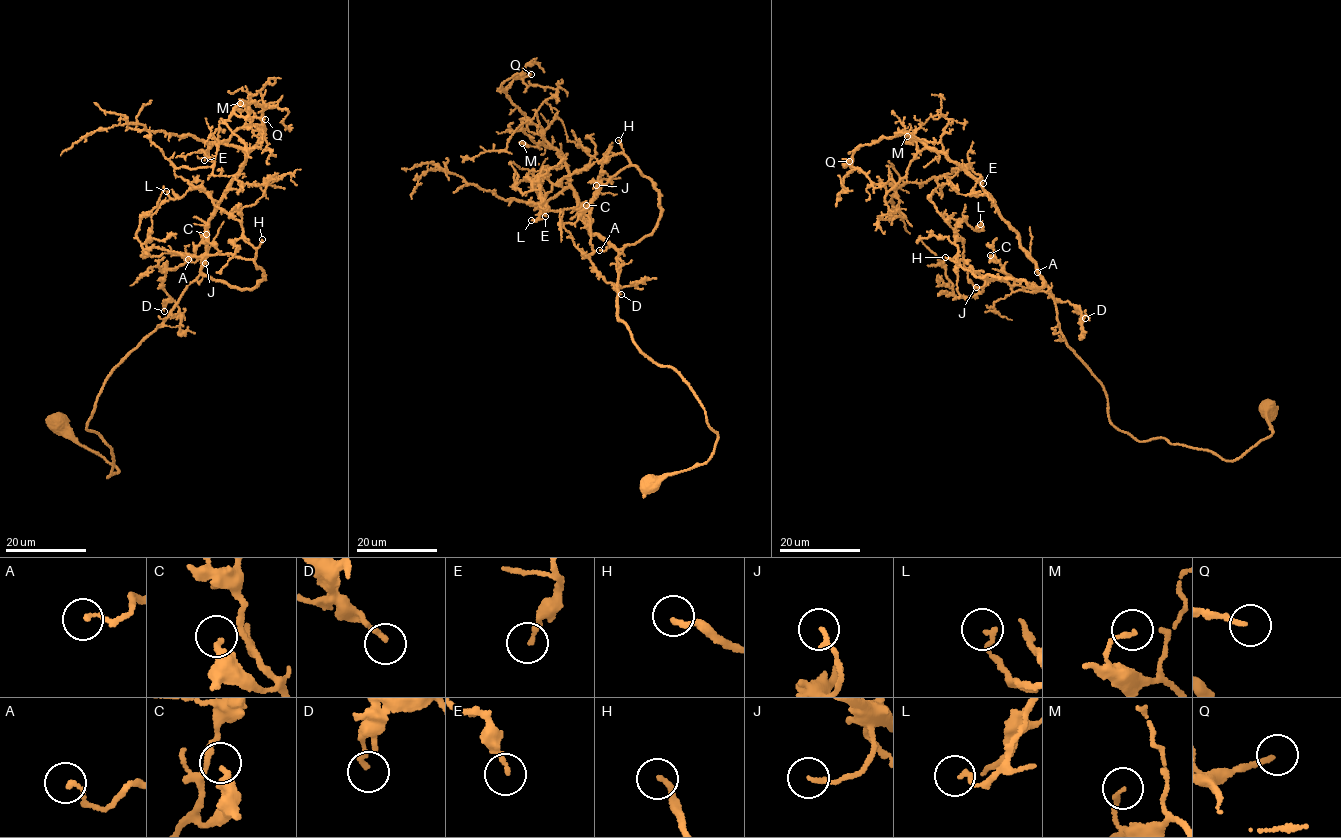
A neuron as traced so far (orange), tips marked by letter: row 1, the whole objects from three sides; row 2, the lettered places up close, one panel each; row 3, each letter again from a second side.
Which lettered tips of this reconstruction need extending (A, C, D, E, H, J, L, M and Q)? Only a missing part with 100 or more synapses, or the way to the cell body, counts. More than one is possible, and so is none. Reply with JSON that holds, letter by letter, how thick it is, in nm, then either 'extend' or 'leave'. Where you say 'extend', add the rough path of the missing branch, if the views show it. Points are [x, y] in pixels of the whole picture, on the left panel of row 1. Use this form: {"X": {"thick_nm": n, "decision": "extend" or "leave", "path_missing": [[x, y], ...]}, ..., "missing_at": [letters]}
{"A": {"thick_nm": 150, "decision": "leave"}, "C": {"thick_nm": 300, "decision": "leave"}, "D": {"thick_nm": 170, "decision": "leave"}, "E": {"thick_nm": 170, "decision": "leave"}, "H": {"thick_nm": 200, "decision": "extend", "path_missing": [[262, 239], [269, 238], [274, 225], [272, 186], [236, 159], [216, 154], [140, 163], [106, 158], [96, 168]]}, "J": {"thick_nm": 150, "decision": "leave"}, "L": {"thick_nm": 170, "decision": "leave"}, "M": {"thick_nm": 130, "decision": "leave"}, "Q": {"thick_nm": 170, "decision": "leave"}, "missing_at": ["H"]}

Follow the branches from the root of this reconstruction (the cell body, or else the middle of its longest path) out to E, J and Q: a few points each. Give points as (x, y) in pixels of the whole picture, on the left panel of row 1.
E: (60, 424), (117, 472), (87, 425), (107, 376), (198, 276), (245, 158), (213, 142), (204, 160)
J: (60, 424), (117, 472), (87, 428), (107, 376), (200, 275), (265, 279), (230, 254), (205, 263)
Q: (60, 424), (117, 472), (87, 428), (96, 399), (198, 276), (265, 131), (265, 106), (235, 108), (265, 119)

